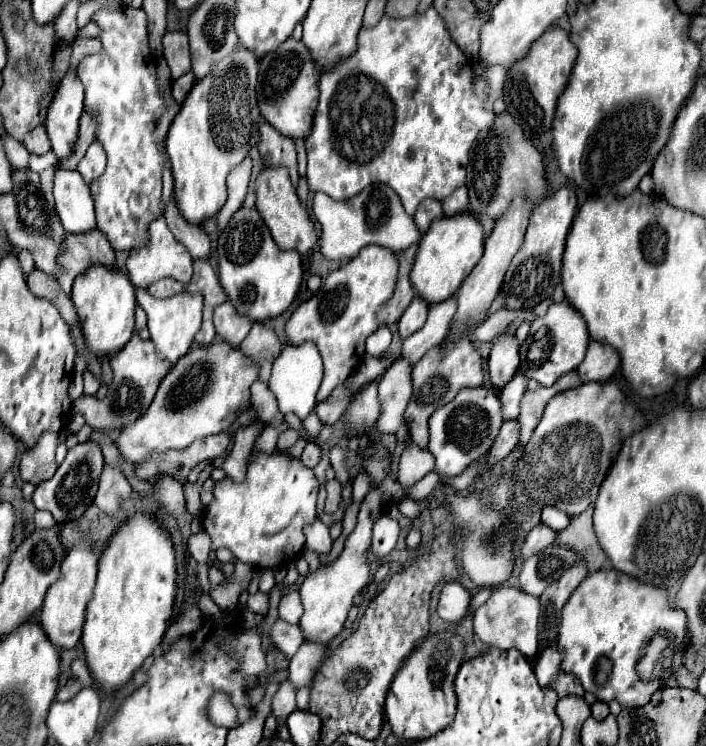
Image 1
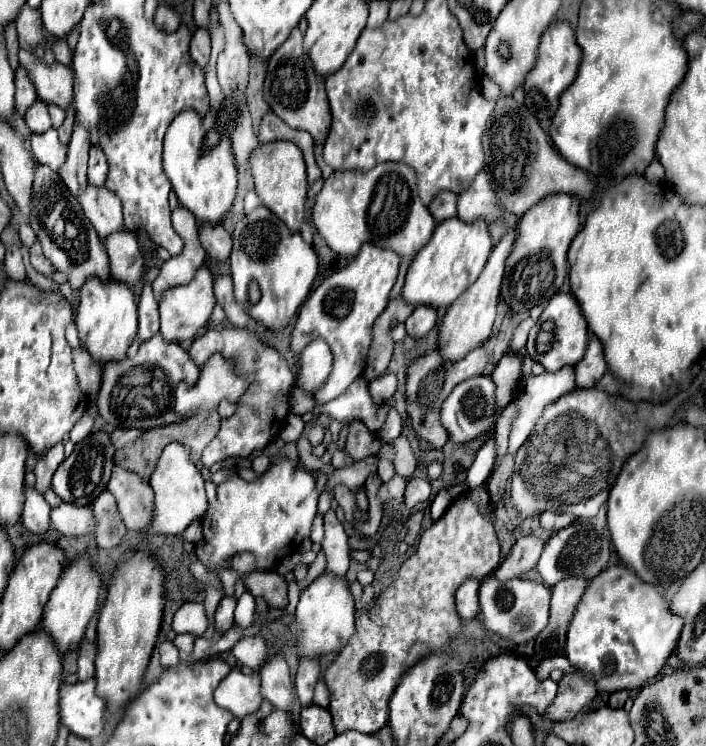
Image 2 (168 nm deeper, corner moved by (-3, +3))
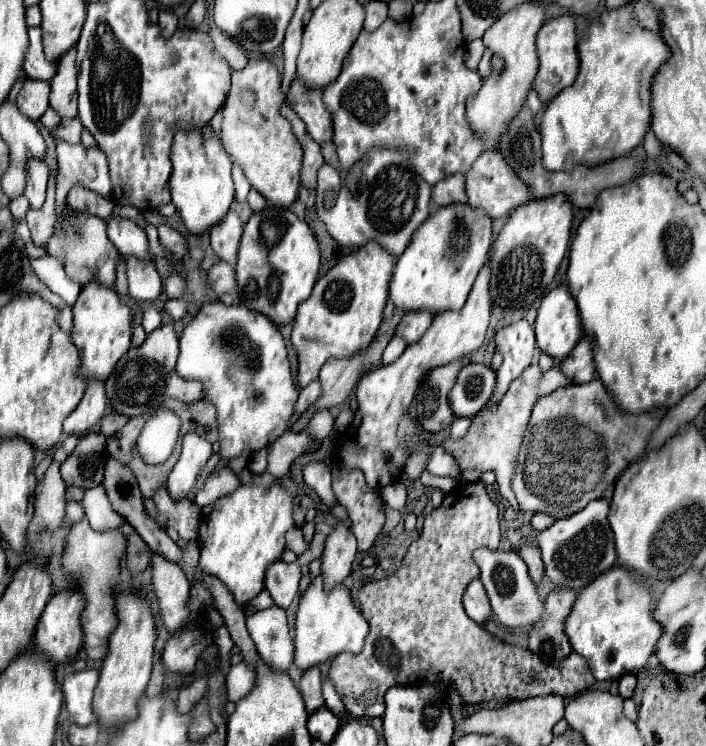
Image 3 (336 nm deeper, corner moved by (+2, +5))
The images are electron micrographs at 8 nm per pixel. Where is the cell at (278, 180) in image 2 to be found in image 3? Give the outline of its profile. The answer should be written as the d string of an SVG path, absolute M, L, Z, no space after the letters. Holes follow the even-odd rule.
M256 56L250 60L250 64L244 70L232 70L232 86L228 90L228 96L224 100L222 106L222 132L220 132L220 142L226 148L226 152L230 154L232 162L236 162L242 172L246 174L248 182L252 184L252 188L256 188L272 206L282 206L282 208L290 208L292 202L298 196L298 188L300 188L300 166L302 166L302 148L290 128L290 122L280 114L280 106L284 104L284 94L282 94L282 76L276 70L276 66L264 58L264 56ZM242 92L252 92L254 94L254 106L246 106L242 102Z

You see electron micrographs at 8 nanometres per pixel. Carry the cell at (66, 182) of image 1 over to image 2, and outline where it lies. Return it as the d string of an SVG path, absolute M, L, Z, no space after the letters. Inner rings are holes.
M87 184L77 194L77 202L83 214L95 226L99 238L107 238L111 232L123 230L121 226L121 202L105 186Z

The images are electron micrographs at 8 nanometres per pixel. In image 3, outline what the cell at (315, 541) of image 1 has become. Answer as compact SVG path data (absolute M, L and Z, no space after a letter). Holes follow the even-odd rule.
M336 524L334 532L326 538L326 548L322 554L322 578L324 588L332 590L342 584L350 572L356 558L356 536L348 530L346 524Z

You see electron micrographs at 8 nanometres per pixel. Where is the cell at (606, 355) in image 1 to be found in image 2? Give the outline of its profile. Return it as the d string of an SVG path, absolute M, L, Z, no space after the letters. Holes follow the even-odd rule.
M591 338L585 358L575 366L577 388L593 388L607 370L607 360L603 354L603 344L597 338Z

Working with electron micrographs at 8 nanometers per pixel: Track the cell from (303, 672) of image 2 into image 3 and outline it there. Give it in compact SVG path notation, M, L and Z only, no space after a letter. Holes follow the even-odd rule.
M318 666L310 668L304 672L302 680L300 680L300 692L304 696L306 708L310 714L314 714L316 710L320 710L324 706L324 696L322 696L322 676Z

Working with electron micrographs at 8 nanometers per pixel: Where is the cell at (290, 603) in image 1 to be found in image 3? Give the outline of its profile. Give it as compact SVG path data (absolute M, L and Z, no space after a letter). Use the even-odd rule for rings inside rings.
M294 524L292 530L288 532L288 544L286 544L286 548L292 550L292 552L296 552L298 556L308 548L308 546L304 544L304 538L302 538L302 526L300 526L300 524Z

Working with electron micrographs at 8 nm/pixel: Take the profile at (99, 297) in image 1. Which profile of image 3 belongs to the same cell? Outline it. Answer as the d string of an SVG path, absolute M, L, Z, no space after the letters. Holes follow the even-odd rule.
M98 282L86 284L74 304L72 326L72 342L80 352L80 376L86 380L94 378L104 382L116 368L116 362L124 356L124 352L128 352L130 338L130 308L122 304L118 292Z

